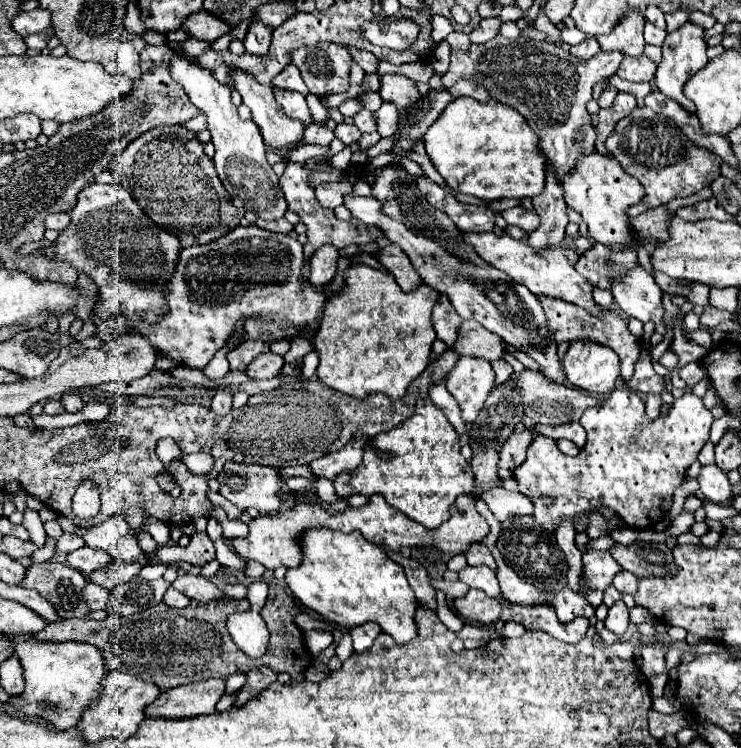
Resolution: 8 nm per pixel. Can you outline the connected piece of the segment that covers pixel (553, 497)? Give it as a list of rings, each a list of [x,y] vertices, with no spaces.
[[[615,388],[601,406],[589,408],[583,412],[579,420],[587,432],[587,442],[581,454],[567,456],[559,451],[553,438],[535,436],[527,448],[527,460],[513,470],[513,478],[517,480],[517,488],[521,494],[531,498],[533,502],[533,520],[549,534],[555,536],[555,530],[563,520],[571,519],[575,532],[585,532],[583,518],[597,512],[599,508],[613,510],[629,528],[649,528],[665,518],[673,504],[673,490],[681,486],[687,468],[697,460],[701,448],[709,440],[709,428],[713,424],[711,412],[703,406],[701,398],[691,392],[685,392],[681,398],[673,402],[673,408],[665,418],[657,418],[647,422],[643,400],[637,392],[629,388]]]

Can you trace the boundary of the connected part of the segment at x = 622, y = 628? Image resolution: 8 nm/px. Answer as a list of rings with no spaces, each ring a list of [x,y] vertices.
[[[619,600],[609,608],[609,616],[605,618],[605,628],[617,636],[623,636],[627,632],[627,626],[629,626],[629,608],[625,606],[623,600]]]

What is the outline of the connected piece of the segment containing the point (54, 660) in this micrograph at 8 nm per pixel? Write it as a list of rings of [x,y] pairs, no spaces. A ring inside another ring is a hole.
[[[9,636],[9,640],[25,672],[25,690],[19,698],[11,698],[11,704],[23,716],[41,716],[57,730],[73,728],[83,712],[101,696],[101,680],[107,676],[103,652],[97,646],[81,642],[37,642],[31,636]],[[43,702],[55,708],[41,708]]]

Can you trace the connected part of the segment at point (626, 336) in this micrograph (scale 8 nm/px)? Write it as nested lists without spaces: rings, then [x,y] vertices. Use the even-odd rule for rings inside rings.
[[[543,294],[539,296],[543,310],[547,314],[547,326],[551,330],[551,334],[555,336],[557,342],[561,340],[595,340],[599,344],[609,346],[611,350],[615,350],[619,354],[621,360],[621,378],[627,380],[633,374],[633,364],[639,358],[639,342],[637,338],[629,332],[627,322],[621,314],[613,312],[613,310],[603,310],[603,316],[591,316],[587,310],[581,310],[579,306],[573,306],[569,302],[561,302],[561,300],[553,300],[553,298],[545,298]]]

